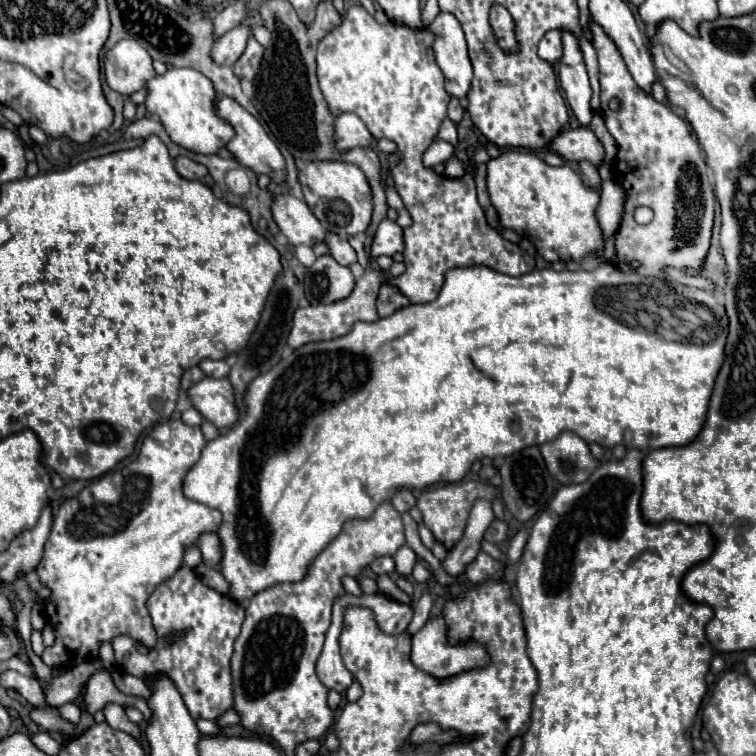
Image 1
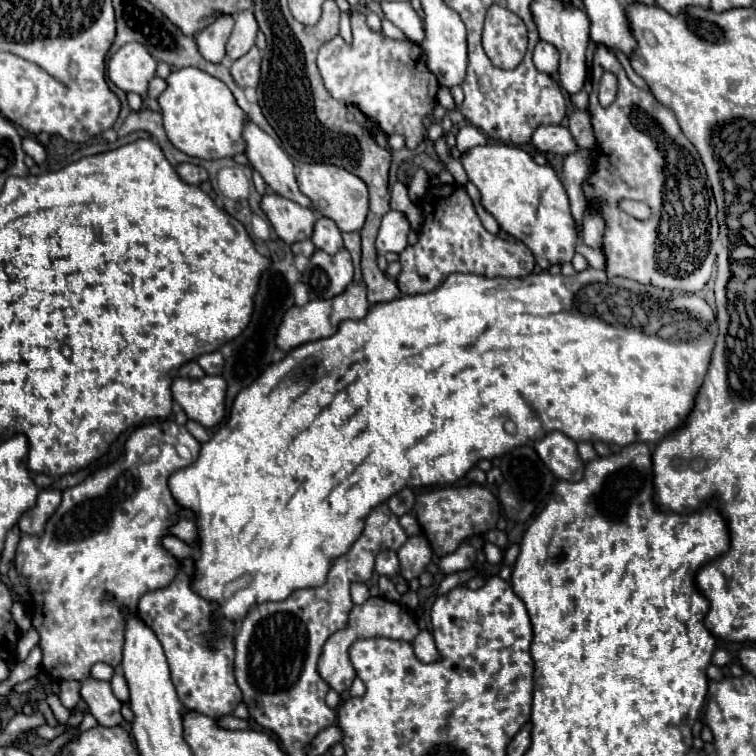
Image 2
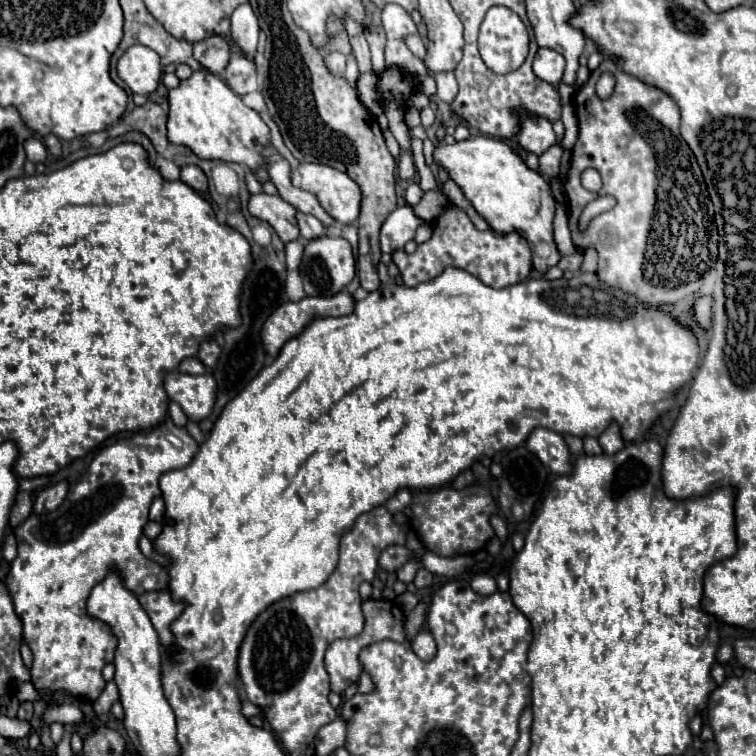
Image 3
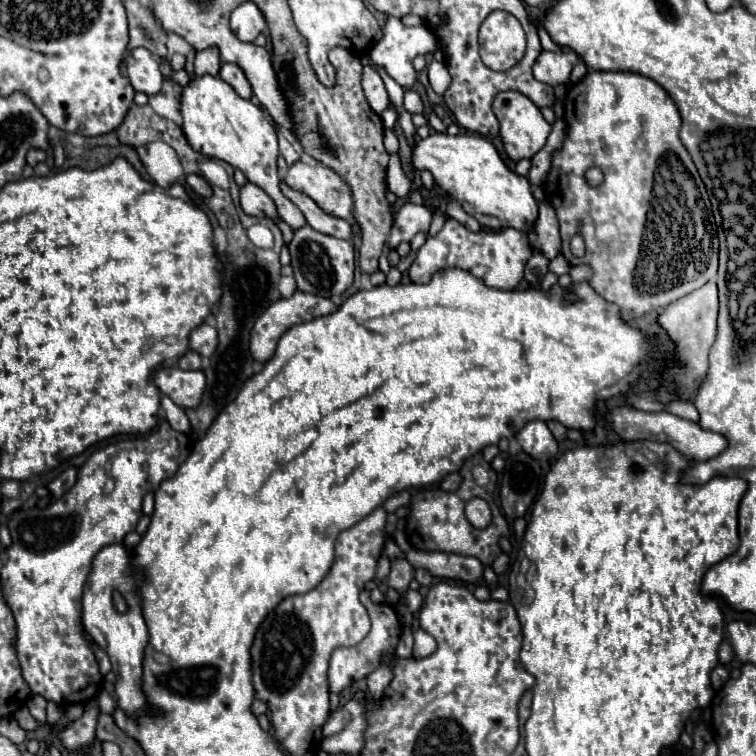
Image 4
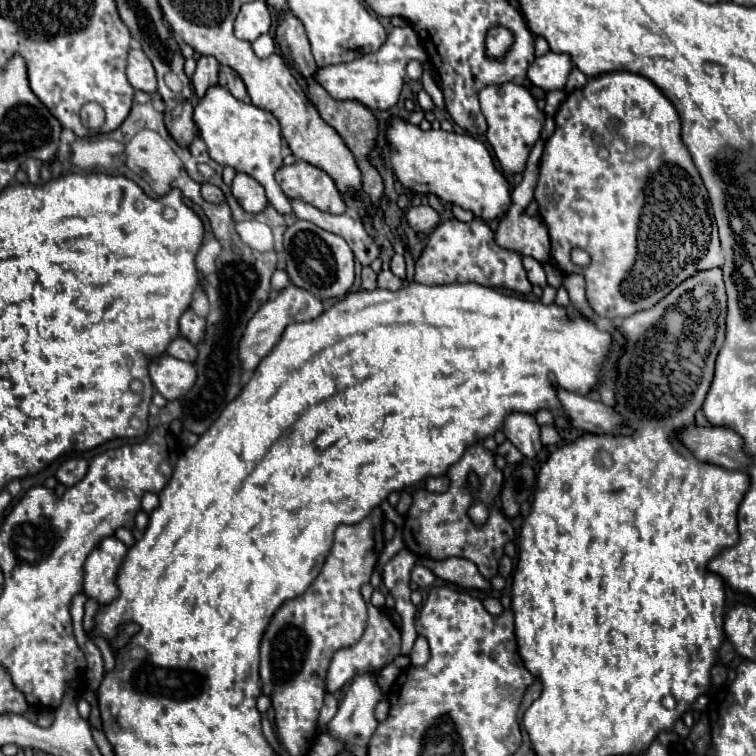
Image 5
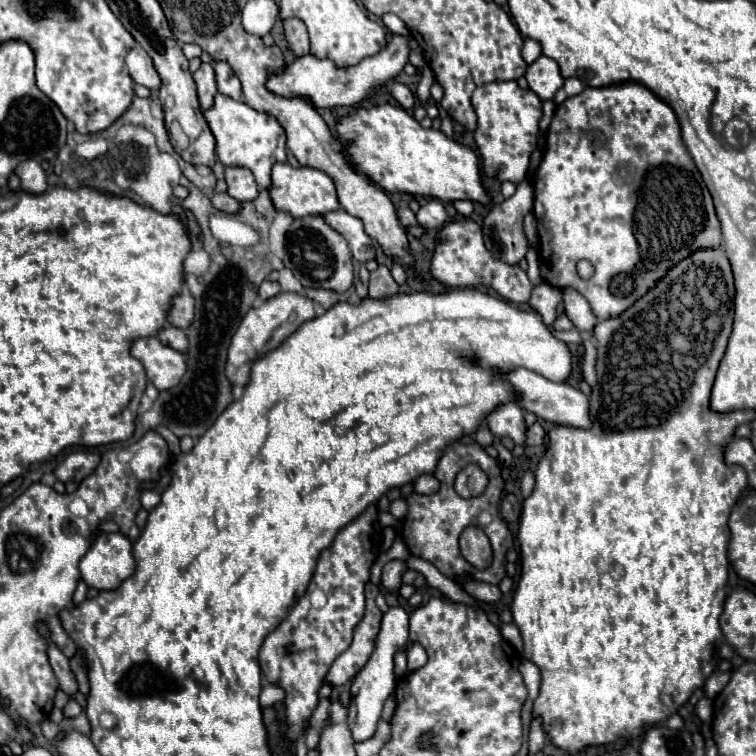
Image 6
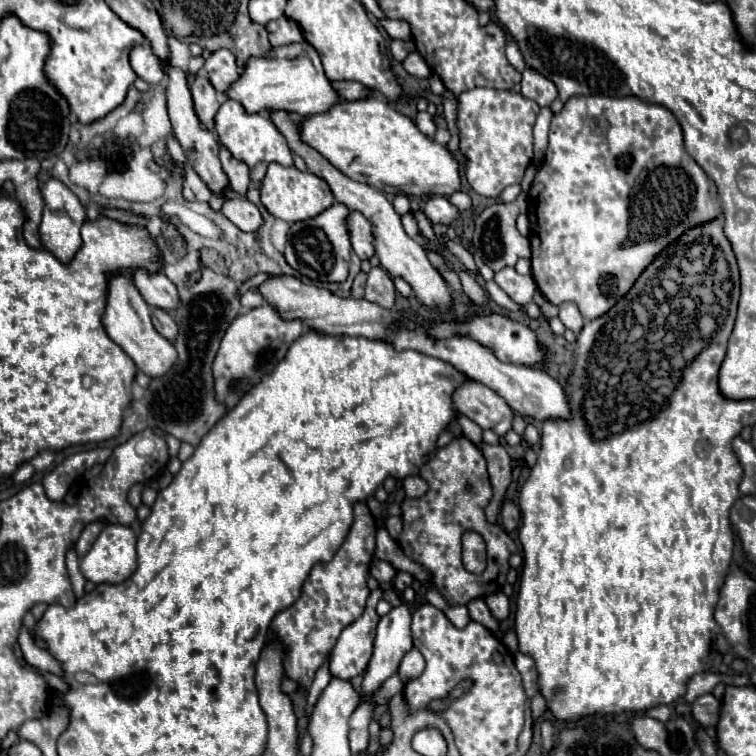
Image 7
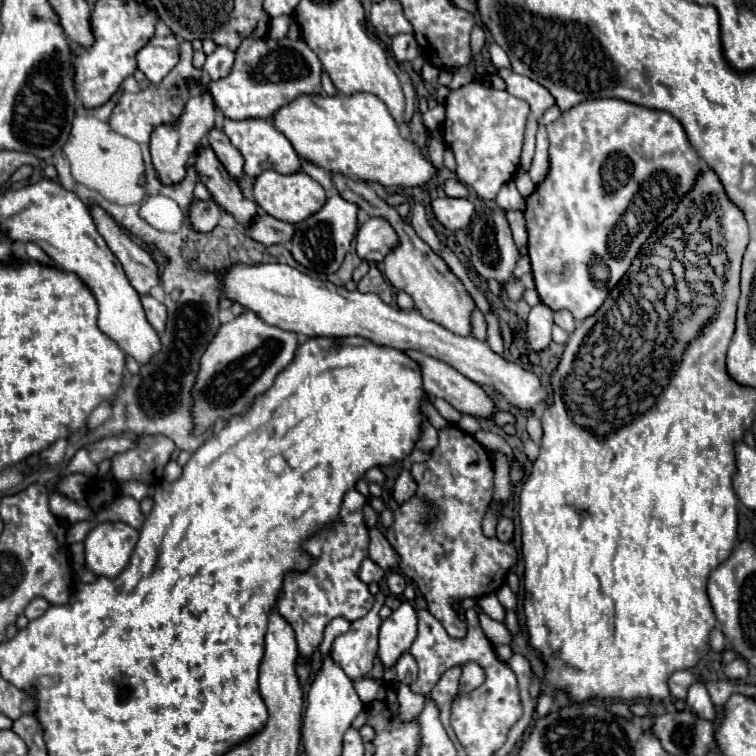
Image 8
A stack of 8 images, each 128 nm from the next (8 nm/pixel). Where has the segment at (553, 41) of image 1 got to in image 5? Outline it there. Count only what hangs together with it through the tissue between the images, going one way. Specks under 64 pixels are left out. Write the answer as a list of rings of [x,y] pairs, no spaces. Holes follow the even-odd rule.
[[[546,52],[544,56],[532,62],[532,66],[528,68],[528,78],[534,86],[542,88],[544,92],[554,92],[564,88],[570,70],[572,70],[572,62],[566,54]]]

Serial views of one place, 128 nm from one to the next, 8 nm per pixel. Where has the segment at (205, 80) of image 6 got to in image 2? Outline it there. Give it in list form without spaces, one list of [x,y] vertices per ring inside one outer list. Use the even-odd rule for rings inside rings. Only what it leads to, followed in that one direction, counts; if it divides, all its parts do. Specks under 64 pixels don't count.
[[[218,16],[210,26],[206,26],[198,36],[198,52],[212,64],[220,64],[226,58],[226,40],[230,38],[234,20],[232,16]]]

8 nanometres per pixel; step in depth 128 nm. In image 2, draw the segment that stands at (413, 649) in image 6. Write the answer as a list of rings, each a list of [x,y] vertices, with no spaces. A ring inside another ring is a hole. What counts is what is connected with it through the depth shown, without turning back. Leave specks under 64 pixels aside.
[[[422,630],[414,638],[412,646],[414,646],[414,652],[416,652],[420,662],[434,662],[434,660],[438,660],[438,650],[436,650],[434,638],[432,638],[432,634],[428,630]]]

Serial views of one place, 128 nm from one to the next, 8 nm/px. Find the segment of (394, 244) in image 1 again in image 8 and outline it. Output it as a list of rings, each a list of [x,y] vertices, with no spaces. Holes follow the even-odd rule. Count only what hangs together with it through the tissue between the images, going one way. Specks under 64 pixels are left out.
[[[434,198],[432,210],[436,218],[448,228],[448,230],[462,230],[470,224],[470,218],[474,214],[474,204],[468,198]]]

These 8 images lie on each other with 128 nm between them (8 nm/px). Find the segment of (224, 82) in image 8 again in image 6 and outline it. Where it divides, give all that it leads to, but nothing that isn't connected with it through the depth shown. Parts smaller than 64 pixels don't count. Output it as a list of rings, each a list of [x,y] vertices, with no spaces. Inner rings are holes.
[[[394,36],[388,46],[378,52],[376,56],[364,58],[360,64],[352,68],[336,68],[330,60],[320,60],[314,54],[296,56],[292,62],[288,62],[282,70],[282,74],[270,74],[266,80],[266,88],[278,96],[302,96],[304,100],[310,100],[314,108],[336,108],[336,106],[356,106],[364,100],[364,96],[382,86],[384,82],[392,80],[396,74],[402,72],[404,64],[408,62],[408,42],[404,36]]]

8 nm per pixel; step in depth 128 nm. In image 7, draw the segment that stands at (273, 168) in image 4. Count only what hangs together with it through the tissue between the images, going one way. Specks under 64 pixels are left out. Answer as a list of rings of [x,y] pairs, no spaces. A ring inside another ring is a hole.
[[[226,98],[216,114],[216,132],[220,136],[220,144],[224,144],[236,160],[242,160],[250,168],[252,180],[260,182],[266,174],[266,168],[270,162],[278,162],[282,166],[292,166],[292,150],[286,144],[286,138],[278,132],[278,128],[266,118],[264,114],[246,114],[244,108],[236,102]]]

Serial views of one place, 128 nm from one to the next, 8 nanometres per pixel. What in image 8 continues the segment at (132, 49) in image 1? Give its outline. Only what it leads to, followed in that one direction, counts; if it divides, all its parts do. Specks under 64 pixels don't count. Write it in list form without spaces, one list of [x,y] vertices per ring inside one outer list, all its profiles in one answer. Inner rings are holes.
[[[172,34],[164,38],[154,36],[138,52],[138,70],[142,70],[150,82],[158,84],[178,64],[178,60],[180,60],[180,50],[176,36]]]

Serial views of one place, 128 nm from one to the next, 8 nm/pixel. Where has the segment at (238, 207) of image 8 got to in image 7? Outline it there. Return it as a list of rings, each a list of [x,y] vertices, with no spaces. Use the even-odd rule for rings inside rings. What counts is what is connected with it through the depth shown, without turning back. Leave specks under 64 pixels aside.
[[[166,64],[166,72],[168,72],[168,88],[166,88],[166,100],[168,100],[168,114],[170,114],[170,122],[172,122],[172,134],[176,136],[176,140],[180,142],[186,158],[188,158],[188,166],[194,168],[194,172],[206,182],[206,186],[214,192],[214,194],[222,194],[226,196],[228,192],[228,176],[224,174],[220,160],[218,160],[218,150],[220,144],[218,140],[198,122],[198,116],[194,114],[194,106],[192,106],[192,96],[190,96],[190,88],[186,82],[186,72],[172,68]]]

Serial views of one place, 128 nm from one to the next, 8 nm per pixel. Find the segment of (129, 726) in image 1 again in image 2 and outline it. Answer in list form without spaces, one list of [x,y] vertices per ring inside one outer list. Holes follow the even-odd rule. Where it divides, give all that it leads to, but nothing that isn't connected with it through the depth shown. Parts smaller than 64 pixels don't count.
[[[174,420],[154,422],[134,430],[134,434],[124,444],[124,454],[114,462],[94,470],[84,482],[74,488],[66,488],[62,494],[62,504],[46,522],[42,536],[22,534],[16,548],[16,572],[26,580],[32,612],[32,626],[40,634],[42,648],[42,668],[54,682],[76,680],[80,682],[80,696],[88,704],[90,712],[96,716],[102,726],[118,726],[122,722],[120,702],[110,690],[110,682],[102,682],[90,676],[90,670],[98,662],[118,666],[122,660],[124,646],[124,616],[120,606],[128,606],[136,612],[138,598],[144,592],[166,588],[174,580],[178,562],[160,546],[160,538],[168,532],[168,526],[178,514],[192,518],[192,512],[178,508],[170,490],[168,476],[184,466],[189,466],[198,458],[200,442]],[[156,444],[160,456],[148,464],[142,462],[142,454]],[[106,594],[114,594],[114,600],[108,600]]]

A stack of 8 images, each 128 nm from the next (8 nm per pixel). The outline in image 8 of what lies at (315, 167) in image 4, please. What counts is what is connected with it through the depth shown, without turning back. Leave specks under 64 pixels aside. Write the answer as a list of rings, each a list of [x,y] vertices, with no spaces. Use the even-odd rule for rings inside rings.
[[[264,170],[254,182],[254,200],[266,214],[284,222],[298,224],[322,208],[322,204],[326,202],[326,194],[324,188],[304,172],[284,176],[276,170]]]

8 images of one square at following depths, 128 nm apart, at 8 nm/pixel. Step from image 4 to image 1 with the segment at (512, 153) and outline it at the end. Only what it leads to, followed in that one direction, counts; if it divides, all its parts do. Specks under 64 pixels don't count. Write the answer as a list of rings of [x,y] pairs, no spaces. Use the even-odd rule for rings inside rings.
[[[576,128],[576,130],[566,130],[556,134],[550,142],[548,148],[556,154],[560,154],[568,162],[580,162],[580,160],[590,160],[592,164],[600,166],[604,158],[604,148],[598,142],[598,138],[592,134],[590,128]]]

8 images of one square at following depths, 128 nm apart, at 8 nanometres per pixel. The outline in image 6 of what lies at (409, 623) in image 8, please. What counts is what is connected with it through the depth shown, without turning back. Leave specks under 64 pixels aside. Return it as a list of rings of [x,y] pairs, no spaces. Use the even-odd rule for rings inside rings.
[[[400,606],[390,608],[382,616],[380,632],[376,636],[376,646],[374,646],[374,652],[372,652],[370,660],[356,674],[356,678],[352,682],[352,700],[348,704],[348,726],[350,726],[350,732],[352,732],[354,742],[364,742],[364,740],[368,740],[376,732],[376,722],[380,720],[382,704],[394,692],[394,686],[396,686],[396,678],[394,678],[394,656],[398,652],[406,650],[408,644],[410,644],[408,642],[408,614]]]

